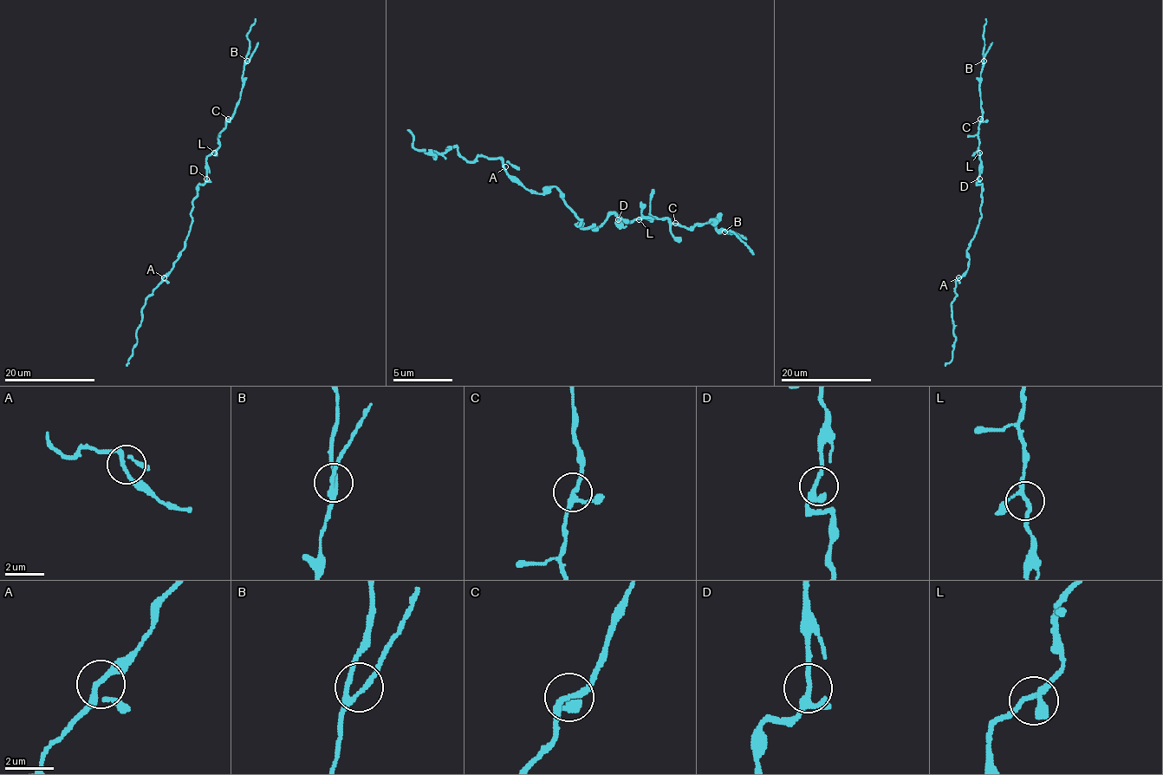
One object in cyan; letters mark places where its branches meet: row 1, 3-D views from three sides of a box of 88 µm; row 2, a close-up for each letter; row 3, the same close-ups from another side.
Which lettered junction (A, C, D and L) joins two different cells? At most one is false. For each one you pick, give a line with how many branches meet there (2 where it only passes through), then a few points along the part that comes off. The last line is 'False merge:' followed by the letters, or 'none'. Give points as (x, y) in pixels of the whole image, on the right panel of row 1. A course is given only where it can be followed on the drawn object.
False merge: none

